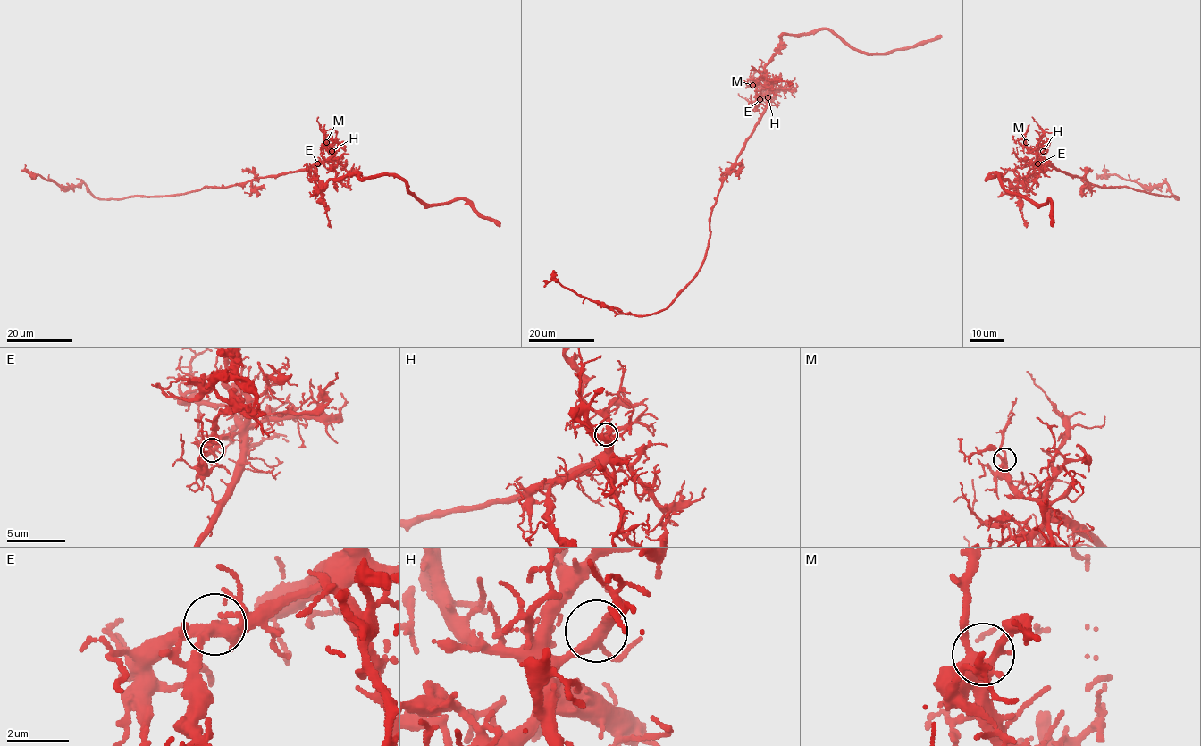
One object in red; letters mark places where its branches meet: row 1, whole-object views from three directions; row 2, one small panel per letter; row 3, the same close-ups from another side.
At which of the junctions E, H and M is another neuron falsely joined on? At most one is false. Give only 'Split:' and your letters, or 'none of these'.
Split: E

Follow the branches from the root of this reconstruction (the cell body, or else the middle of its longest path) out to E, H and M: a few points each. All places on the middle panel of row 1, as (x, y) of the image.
E: (747, 138), (764, 110), (767, 95), (760, 99)
H: (747, 138), (764, 110), (768, 97)
M: (747, 138), (767, 100), (765, 88), (752, 85)

